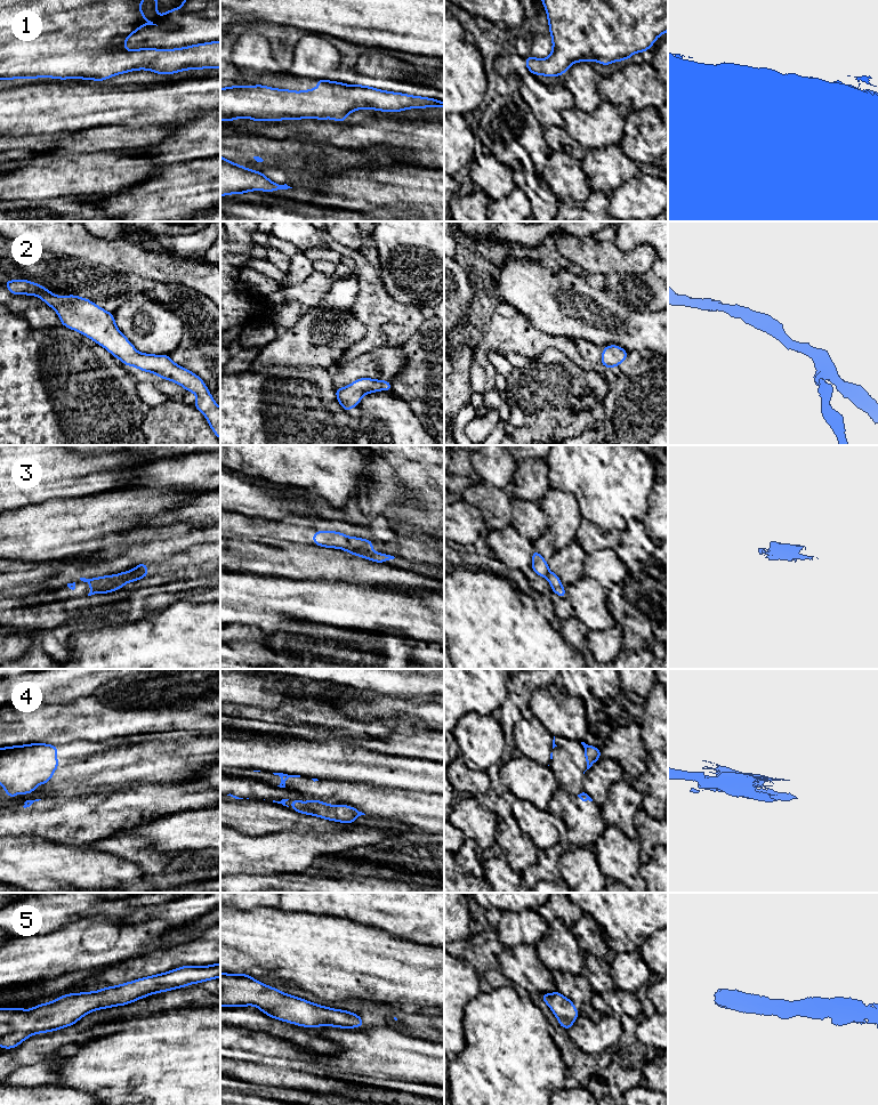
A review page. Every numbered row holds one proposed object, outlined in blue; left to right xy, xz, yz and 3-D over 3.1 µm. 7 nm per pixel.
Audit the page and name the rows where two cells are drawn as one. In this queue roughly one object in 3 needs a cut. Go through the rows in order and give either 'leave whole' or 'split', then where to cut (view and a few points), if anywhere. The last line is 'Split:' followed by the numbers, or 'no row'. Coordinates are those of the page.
1: leave whole | no cut
2: leave whole | no cut
3: split | xz (345, 549), (363, 549), (371, 553)
4: split | xz (311, 799), (308, 801)
5: leave whole | no cut
Split: 3, 4

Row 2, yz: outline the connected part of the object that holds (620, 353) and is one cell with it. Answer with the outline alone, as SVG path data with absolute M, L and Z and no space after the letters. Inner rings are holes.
M610 345L603 348L601 363L607 369L619 366L628 357L628 354L623 348Z

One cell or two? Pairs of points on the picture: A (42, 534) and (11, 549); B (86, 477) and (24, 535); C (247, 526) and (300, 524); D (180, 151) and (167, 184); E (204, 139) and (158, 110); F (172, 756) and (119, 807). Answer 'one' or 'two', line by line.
A: one
B: two
C: one
D: two
E: two
F: two

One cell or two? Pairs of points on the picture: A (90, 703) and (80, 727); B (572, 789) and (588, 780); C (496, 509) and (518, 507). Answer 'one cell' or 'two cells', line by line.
A: one cell
B: two cells
C: two cells

